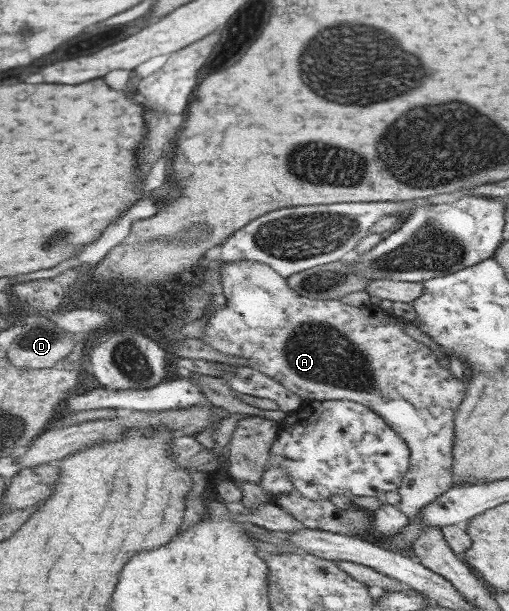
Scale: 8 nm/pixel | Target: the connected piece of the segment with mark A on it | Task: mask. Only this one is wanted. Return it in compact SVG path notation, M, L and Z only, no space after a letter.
M234 261L225 262L222 266L221 271L221 283L224 288L224 295L226 296L226 305L214 311L212 315L209 316L206 326L204 327L204 335L200 339L204 344L209 345L213 349L224 353L227 356L239 356L240 358L245 358L249 360L250 367L275 378L278 382L284 384L288 387L290 392L297 394L301 399L305 401L308 397L314 401L324 401L324 400L348 400L352 402L360 403L362 406L369 407L377 415L381 415L387 425L391 427L393 431L398 433L399 437L403 439L404 442L408 443L411 447L411 466L408 469L407 477L404 478L399 484L399 489L397 490L398 496L400 496L400 501L398 502L398 508L410 508L410 510L403 510L403 513L407 516L407 522L418 521L418 510L414 508L424 508L436 498L440 497L440 494L424 494L426 490L432 490L432 492L444 492L452 486L452 480L450 480L450 466L452 466L452 438L454 438L454 412L456 412L456 406L460 404L462 396L464 396L464 384L456 378L452 378L452 374L438 366L434 354L430 352L430 348L426 348L426 344L420 344L420 342L414 342L412 338L408 338L400 324L396 322L396 318L388 316L386 312L382 312L381 308L376 308L376 305L372 305L372 312L368 308L352 308L352 306L344 306L340 304L339 299L314 299L306 298L304 295L300 295L298 291L292 289L289 282L286 282L284 275L281 275L274 270L269 264L264 264L256 261Z

